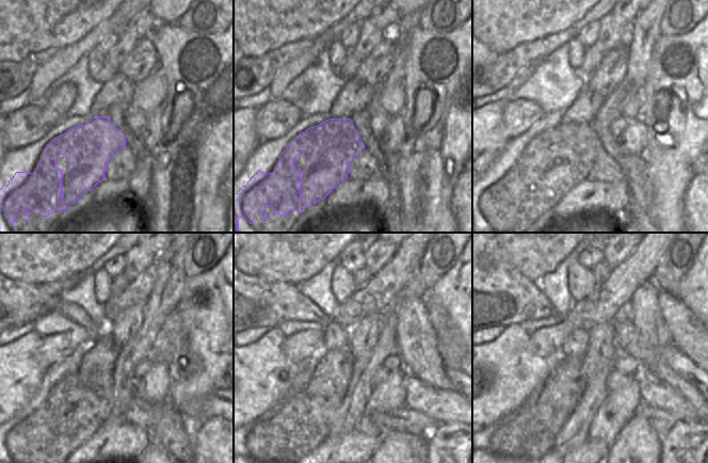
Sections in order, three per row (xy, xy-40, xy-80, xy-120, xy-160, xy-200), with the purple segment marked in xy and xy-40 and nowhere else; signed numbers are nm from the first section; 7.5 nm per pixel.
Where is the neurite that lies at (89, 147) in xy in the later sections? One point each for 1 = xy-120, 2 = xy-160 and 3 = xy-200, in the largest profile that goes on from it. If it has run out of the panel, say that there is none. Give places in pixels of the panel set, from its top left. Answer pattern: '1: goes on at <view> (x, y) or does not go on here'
1: goes on at xy-120 (85, 408)
2: goes on at xy-160 (300, 411)
3: goes on at xy-200 (536, 415)

